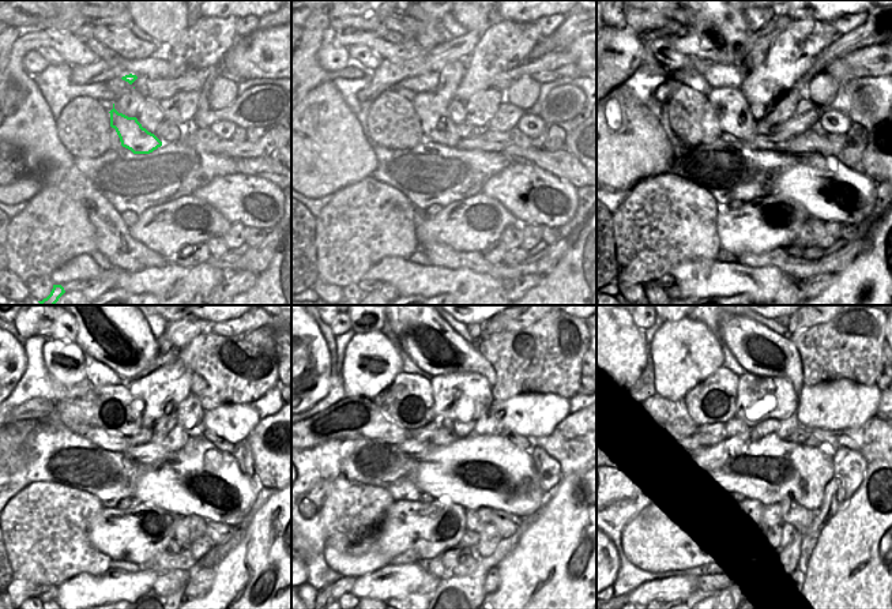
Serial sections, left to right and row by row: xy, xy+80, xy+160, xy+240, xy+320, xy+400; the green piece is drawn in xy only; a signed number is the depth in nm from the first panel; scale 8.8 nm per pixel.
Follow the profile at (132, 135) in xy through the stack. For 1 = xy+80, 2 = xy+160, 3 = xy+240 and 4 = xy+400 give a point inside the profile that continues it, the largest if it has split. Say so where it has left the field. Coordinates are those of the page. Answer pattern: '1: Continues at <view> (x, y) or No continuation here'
1: Continues at xy+80 (431, 109)
2: Continues at xy+160 (733, 112)
3: Continues at xy+240 (113, 409)
4: Continues at xy+400 (712, 401).

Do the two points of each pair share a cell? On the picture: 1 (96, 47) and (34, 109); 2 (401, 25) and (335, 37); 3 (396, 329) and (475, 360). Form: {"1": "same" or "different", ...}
{"1": "different", "2": "different", "3": "same"}

